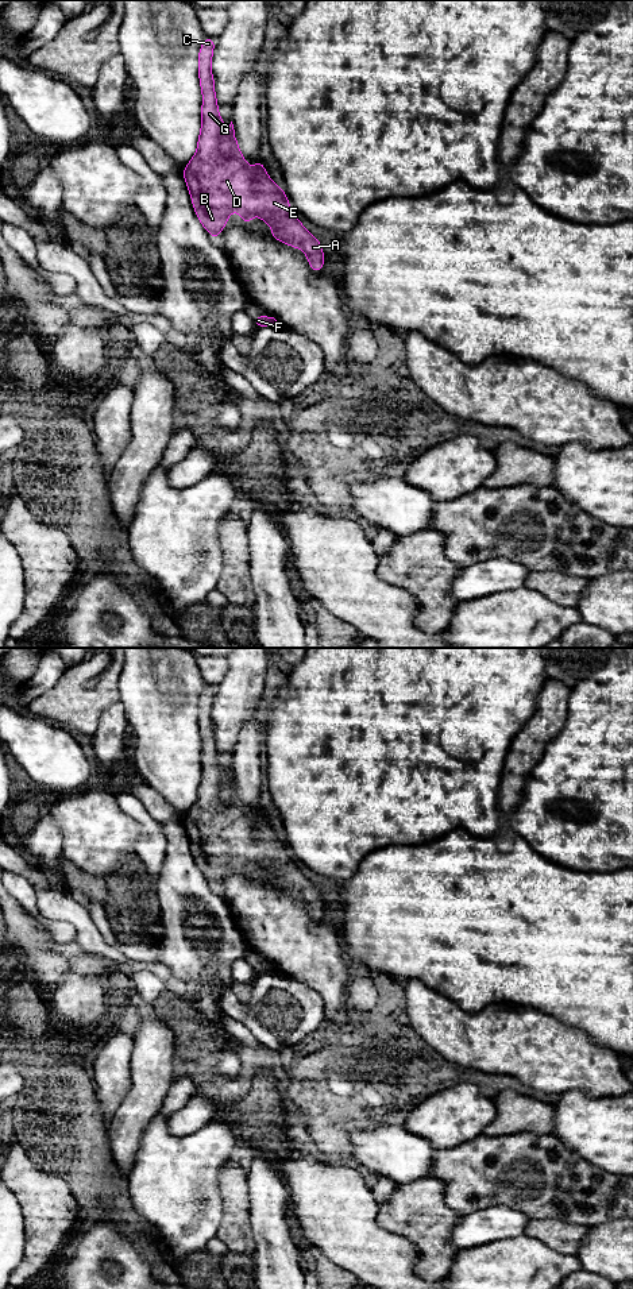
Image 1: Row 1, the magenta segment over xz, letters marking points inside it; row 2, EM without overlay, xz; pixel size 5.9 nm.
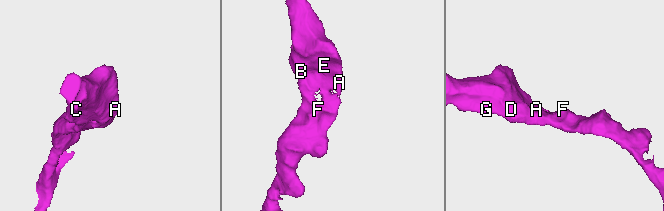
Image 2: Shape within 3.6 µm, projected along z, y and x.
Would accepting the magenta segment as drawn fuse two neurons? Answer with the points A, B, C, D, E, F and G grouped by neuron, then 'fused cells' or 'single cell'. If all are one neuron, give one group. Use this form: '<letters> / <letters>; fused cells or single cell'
A B C D E F G; single cell

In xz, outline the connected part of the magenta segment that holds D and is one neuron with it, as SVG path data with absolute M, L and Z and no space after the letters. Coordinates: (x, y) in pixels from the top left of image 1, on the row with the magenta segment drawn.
M205 36L198 51L198 78L202 92L201 131L197 140L197 151L182 170L197 219L208 234L217 240L221 229L228 224L229 212L238 212L244 224L250 224L252 216L256 215L263 219L265 224L271 225L271 236L274 239L294 248L301 248L306 254L312 271L319 273L325 262L323 246L317 238L305 229L301 220L292 213L285 192L271 181L263 162L258 159L254 167L247 166L244 155L239 150L232 121L228 127L229 151L227 154L221 153L225 124L219 116L215 78L211 70L215 45L215 39Z

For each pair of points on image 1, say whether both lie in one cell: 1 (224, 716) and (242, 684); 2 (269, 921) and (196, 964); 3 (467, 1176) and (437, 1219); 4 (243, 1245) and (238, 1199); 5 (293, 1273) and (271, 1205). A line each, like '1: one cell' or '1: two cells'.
1: one cell
2: two cells
3: two cells
4: one cell
5: one cell

